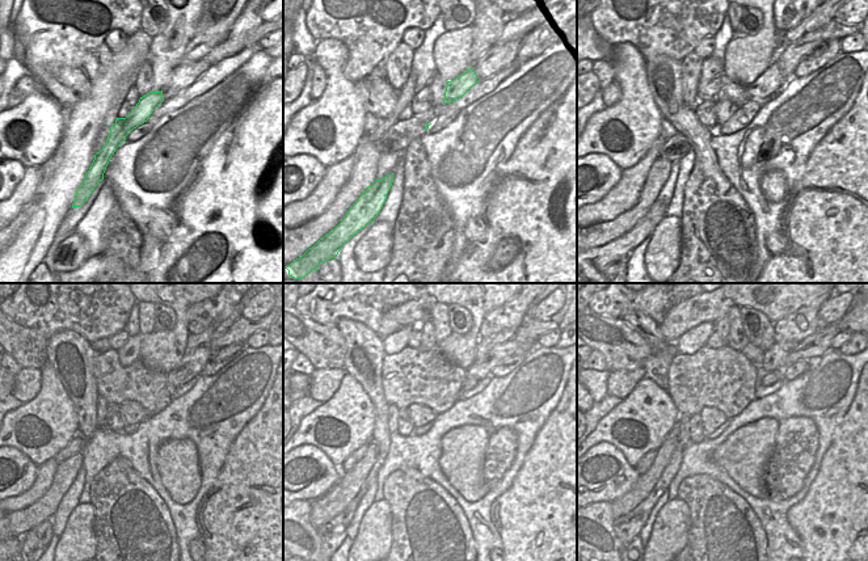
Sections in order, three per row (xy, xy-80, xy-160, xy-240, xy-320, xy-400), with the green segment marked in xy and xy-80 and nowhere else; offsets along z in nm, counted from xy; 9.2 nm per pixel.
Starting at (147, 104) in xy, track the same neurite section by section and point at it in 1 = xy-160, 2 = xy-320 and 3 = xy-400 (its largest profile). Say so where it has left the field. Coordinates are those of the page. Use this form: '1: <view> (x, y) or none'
1: xy-160 (622, 247)
2: xy-320 (481, 368)
3: xy-400 (816, 345)

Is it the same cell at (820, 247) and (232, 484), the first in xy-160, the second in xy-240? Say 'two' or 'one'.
one

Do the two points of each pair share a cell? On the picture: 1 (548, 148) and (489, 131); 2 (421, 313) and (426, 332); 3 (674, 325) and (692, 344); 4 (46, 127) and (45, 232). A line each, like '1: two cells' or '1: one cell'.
1: two cells
2: two cells
3: two cells
4: two cells

